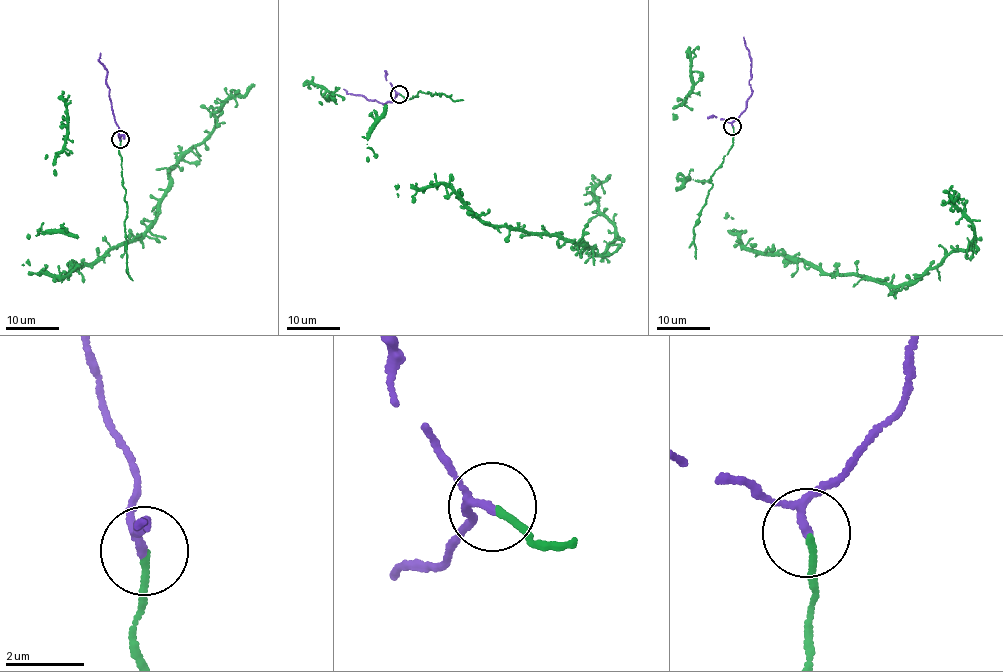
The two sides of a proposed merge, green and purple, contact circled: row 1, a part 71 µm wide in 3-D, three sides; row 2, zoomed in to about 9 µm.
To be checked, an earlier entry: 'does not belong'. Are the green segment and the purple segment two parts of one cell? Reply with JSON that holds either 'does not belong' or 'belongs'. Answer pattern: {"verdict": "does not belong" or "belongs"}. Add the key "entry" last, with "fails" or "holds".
{"verdict": "belongs", "entry": "fails"}

